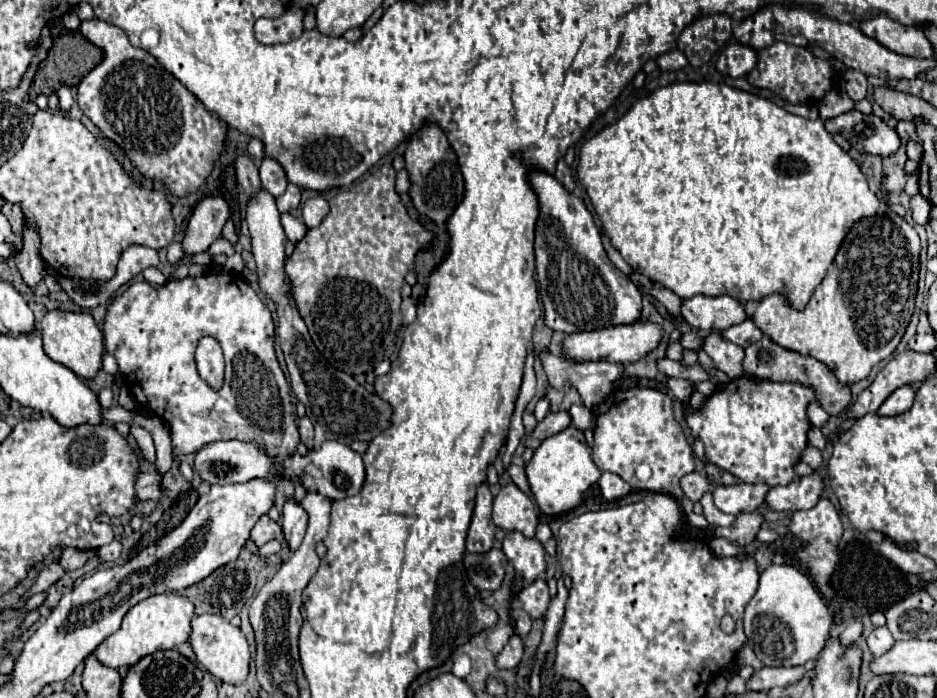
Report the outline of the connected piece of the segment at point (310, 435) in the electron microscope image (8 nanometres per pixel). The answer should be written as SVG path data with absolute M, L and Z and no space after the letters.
M308 417L300 419L300 425L298 425L298 429L300 429L302 443L304 443L308 449L312 449L312 445L314 445L314 427L312 427L310 419L308 419Z

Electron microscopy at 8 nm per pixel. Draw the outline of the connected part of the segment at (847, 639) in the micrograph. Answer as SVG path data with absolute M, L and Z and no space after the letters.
M856 619L856 621L852 621L844 631L842 631L842 643L844 645L850 645L852 641L856 641L860 635L862 635L862 631L864 631L864 623L860 621L860 619Z

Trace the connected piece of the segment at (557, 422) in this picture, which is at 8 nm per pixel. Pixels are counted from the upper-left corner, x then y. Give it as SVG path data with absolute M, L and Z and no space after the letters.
M558 411L558 413L548 413L544 417L544 421L540 421L532 433L526 435L524 445L530 449L536 449L546 437L552 437L560 431L564 431L570 425L570 415L568 411Z

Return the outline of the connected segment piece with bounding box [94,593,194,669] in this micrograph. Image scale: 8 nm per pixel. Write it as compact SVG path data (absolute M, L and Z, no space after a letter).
M162 593L162 595L152 595L144 601L140 601L138 605L134 605L124 621L122 621L122 627L112 633L110 637L106 637L100 647L94 651L96 659L106 665L106 667L112 667L112 669L118 669L122 665L136 665L142 657L146 655L152 655L156 651L168 651L168 649L174 649L182 643L188 641L190 637L190 621L194 617L194 605L182 597L182 595L176 595L176 593Z

